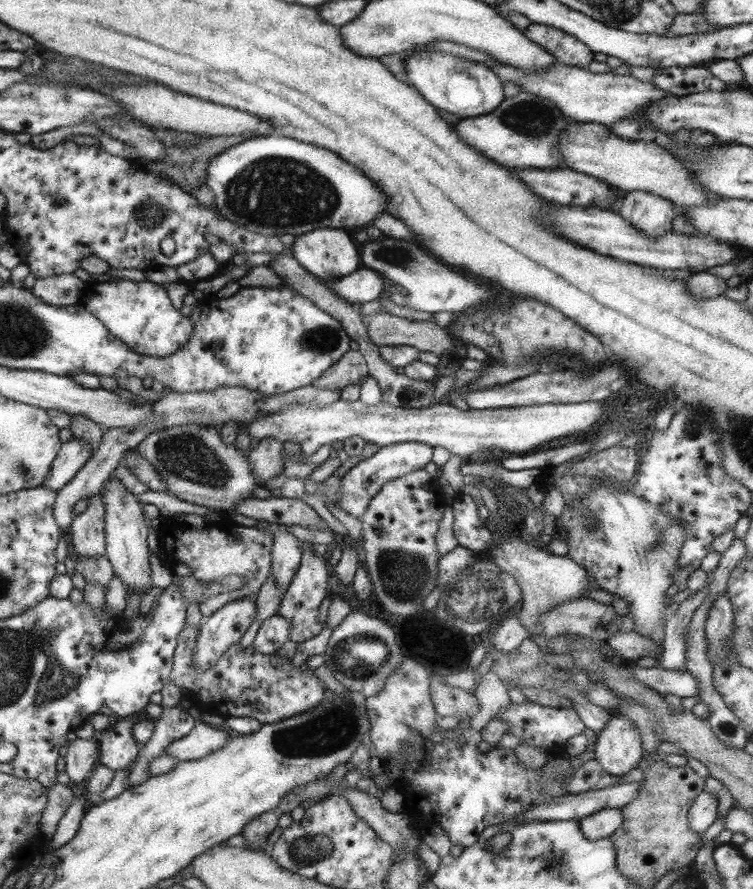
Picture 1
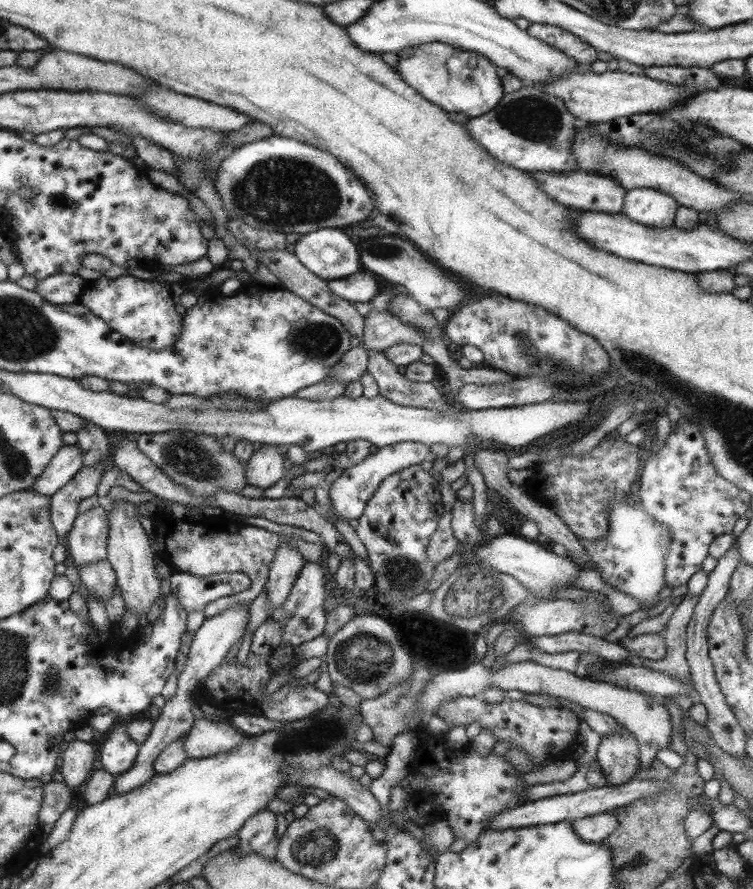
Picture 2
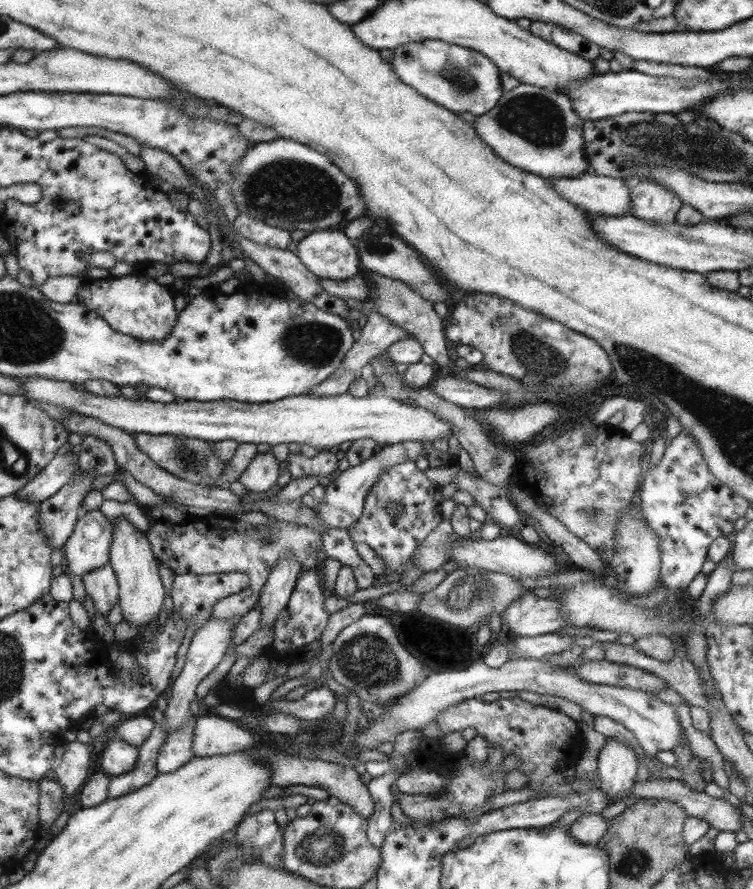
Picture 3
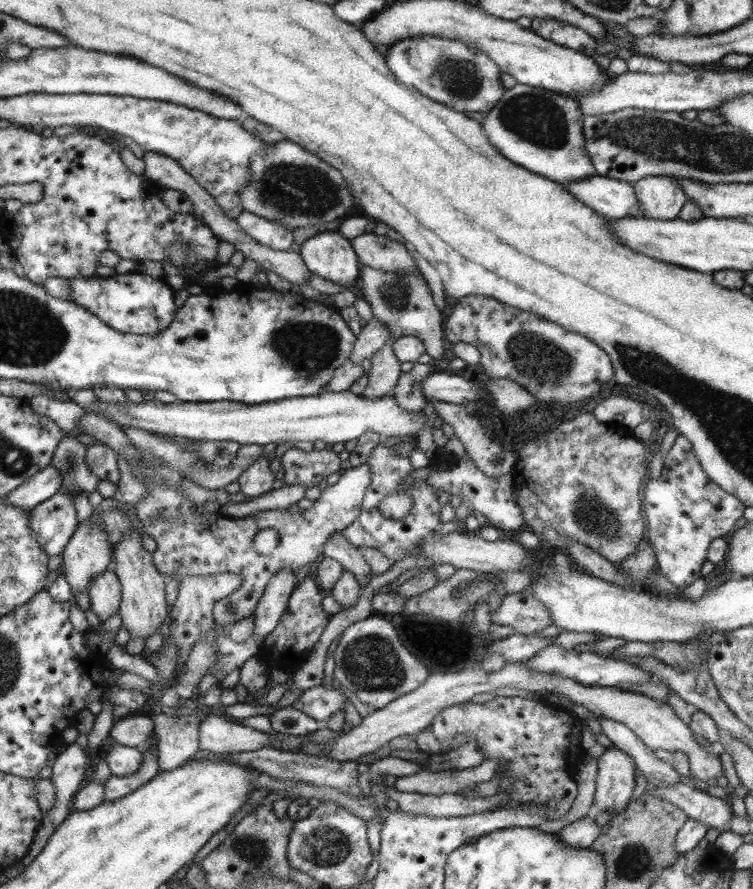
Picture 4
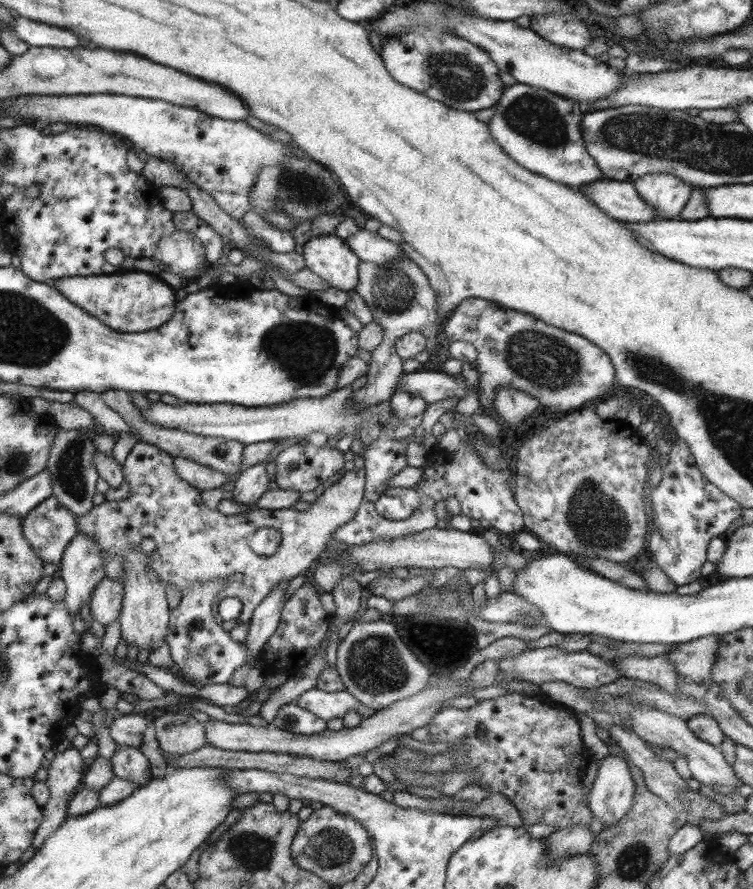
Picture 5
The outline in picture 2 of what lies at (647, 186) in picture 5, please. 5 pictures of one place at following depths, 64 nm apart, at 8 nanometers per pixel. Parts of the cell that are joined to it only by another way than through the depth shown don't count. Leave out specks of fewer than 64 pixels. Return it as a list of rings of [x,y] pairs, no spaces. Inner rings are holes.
[[[639,186],[625,194],[621,214],[649,228],[669,228],[675,224],[677,208],[679,204],[667,194],[661,194],[655,188]]]

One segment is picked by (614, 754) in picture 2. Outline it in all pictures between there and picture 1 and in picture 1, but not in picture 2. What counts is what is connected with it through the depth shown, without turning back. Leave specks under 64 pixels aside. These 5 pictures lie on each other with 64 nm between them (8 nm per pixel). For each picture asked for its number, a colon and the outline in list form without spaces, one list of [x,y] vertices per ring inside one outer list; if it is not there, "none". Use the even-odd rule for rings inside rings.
1: [[[611,716],[607,726],[597,734],[595,760],[615,778],[627,776],[643,760],[641,734],[623,716]]]

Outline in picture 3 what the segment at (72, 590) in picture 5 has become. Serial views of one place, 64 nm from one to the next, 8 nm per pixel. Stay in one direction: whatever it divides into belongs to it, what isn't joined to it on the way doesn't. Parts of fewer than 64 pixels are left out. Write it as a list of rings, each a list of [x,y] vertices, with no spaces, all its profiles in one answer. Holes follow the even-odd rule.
[[[91,510],[91,512],[81,514],[77,520],[77,526],[73,530],[73,536],[61,548],[61,552],[65,556],[65,560],[63,560],[65,572],[73,574],[75,578],[81,578],[81,582],[83,582],[85,574],[109,564],[109,550],[111,548],[113,548],[113,526],[111,526],[111,522],[99,510]]]

